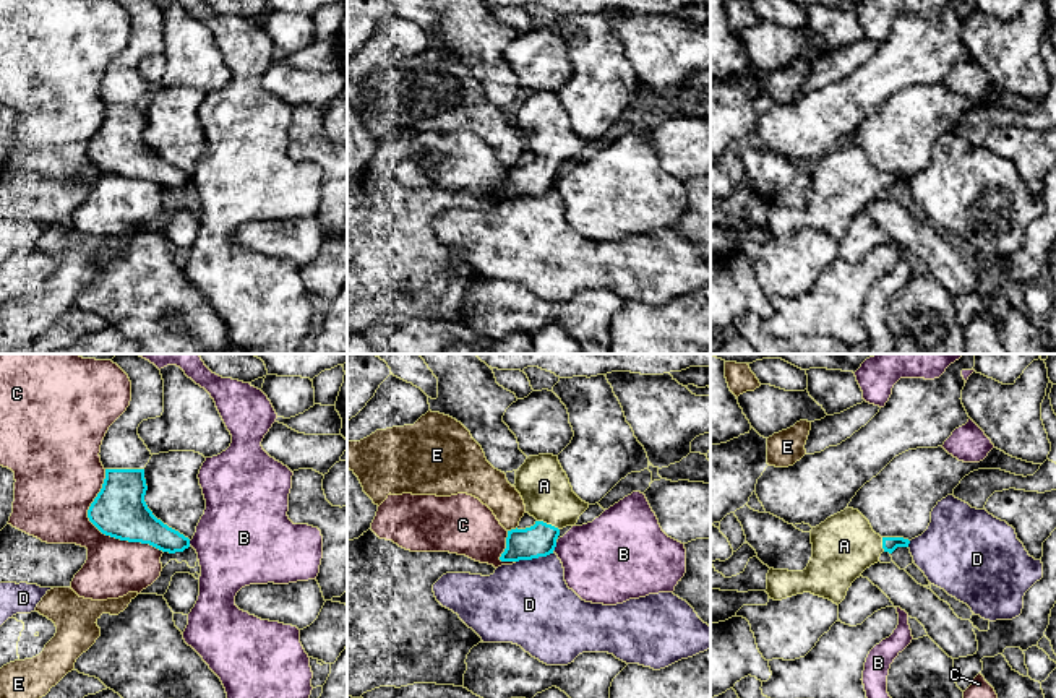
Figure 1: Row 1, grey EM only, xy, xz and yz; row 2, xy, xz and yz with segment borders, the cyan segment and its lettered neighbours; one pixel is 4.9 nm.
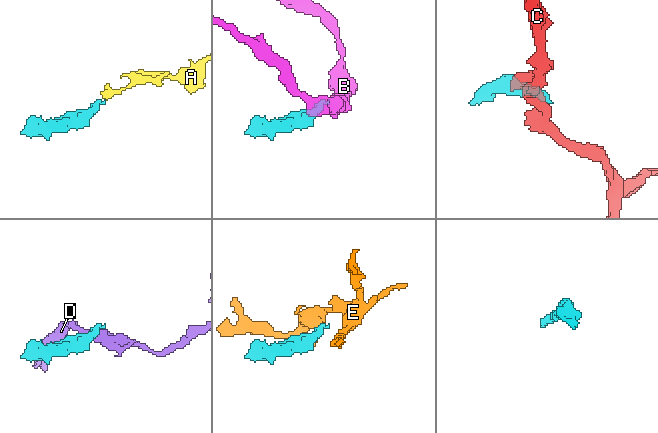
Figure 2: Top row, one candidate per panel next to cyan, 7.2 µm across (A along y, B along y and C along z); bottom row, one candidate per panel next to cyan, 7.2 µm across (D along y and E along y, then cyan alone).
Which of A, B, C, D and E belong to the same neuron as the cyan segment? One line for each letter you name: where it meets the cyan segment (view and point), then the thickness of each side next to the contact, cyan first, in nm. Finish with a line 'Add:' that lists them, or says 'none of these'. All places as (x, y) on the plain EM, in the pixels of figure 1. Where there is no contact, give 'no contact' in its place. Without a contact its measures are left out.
A: meets cyan in xz at (549, 161); 160 nm thick on the cyan side, 240 nm on the other
Add: A

